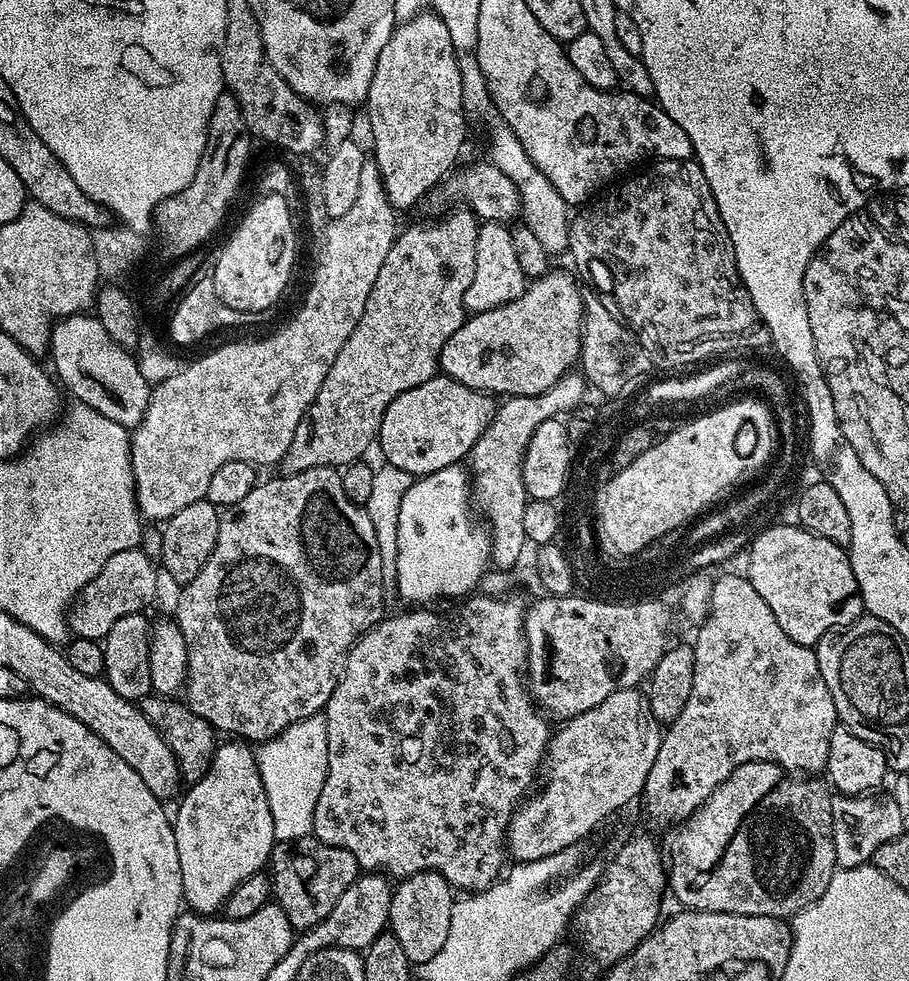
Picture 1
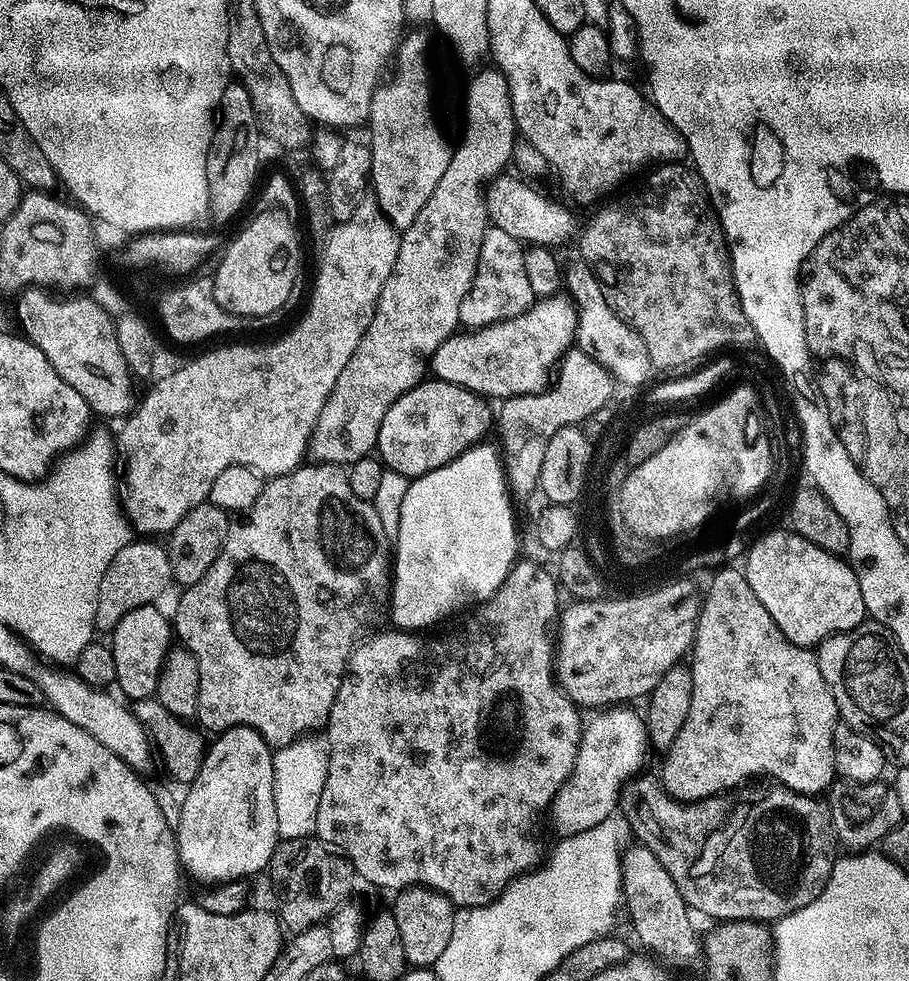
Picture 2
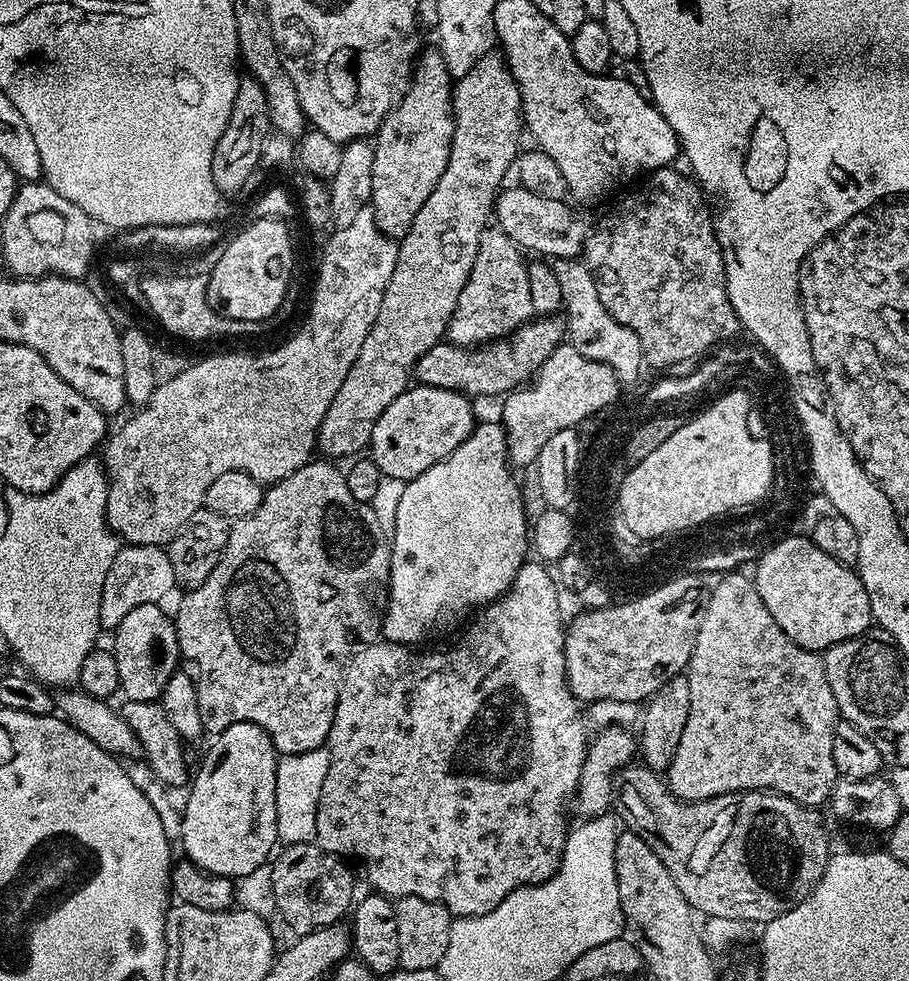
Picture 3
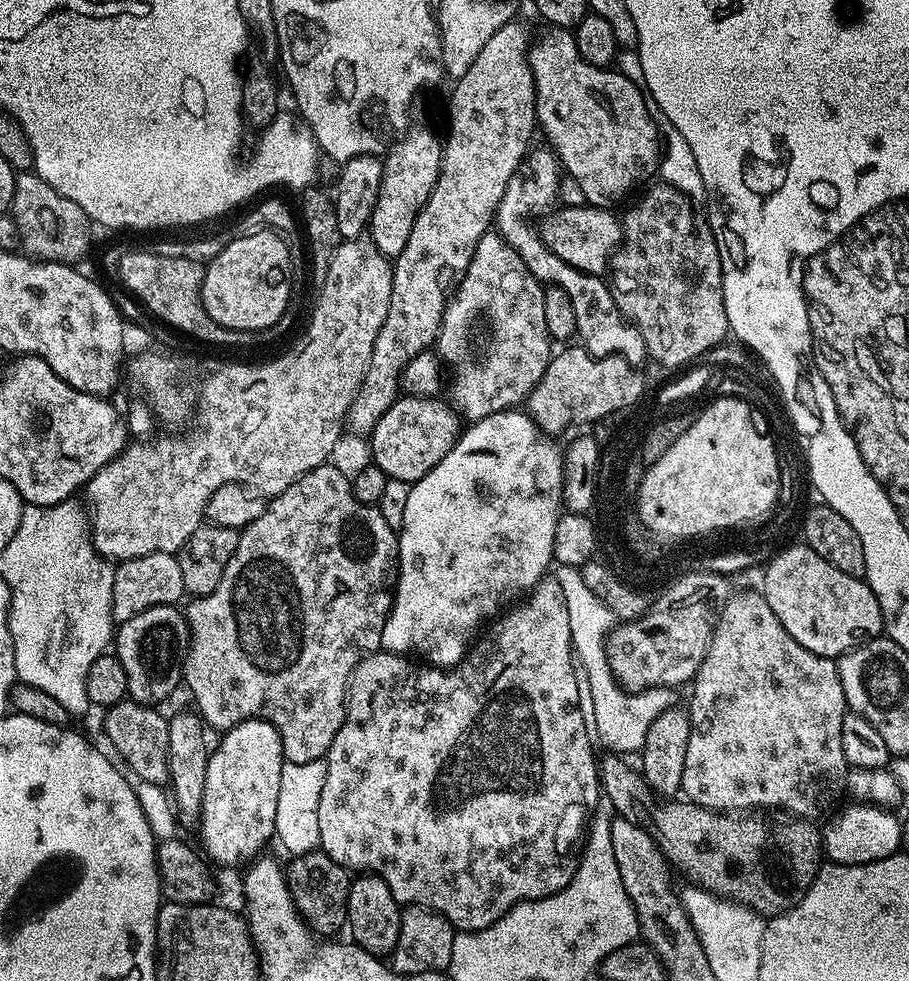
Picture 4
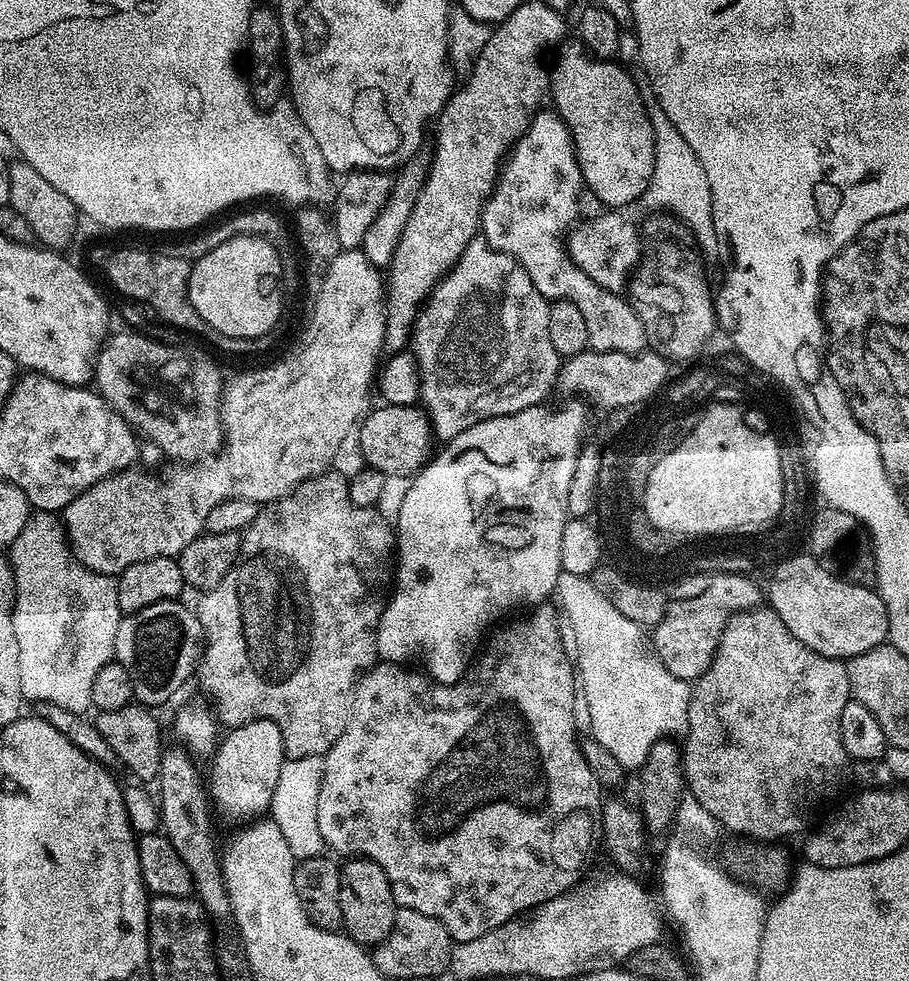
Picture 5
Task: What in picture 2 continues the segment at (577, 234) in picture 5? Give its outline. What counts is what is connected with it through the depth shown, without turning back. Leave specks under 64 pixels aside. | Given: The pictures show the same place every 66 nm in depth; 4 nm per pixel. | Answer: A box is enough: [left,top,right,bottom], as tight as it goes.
[484,175,578,246]

